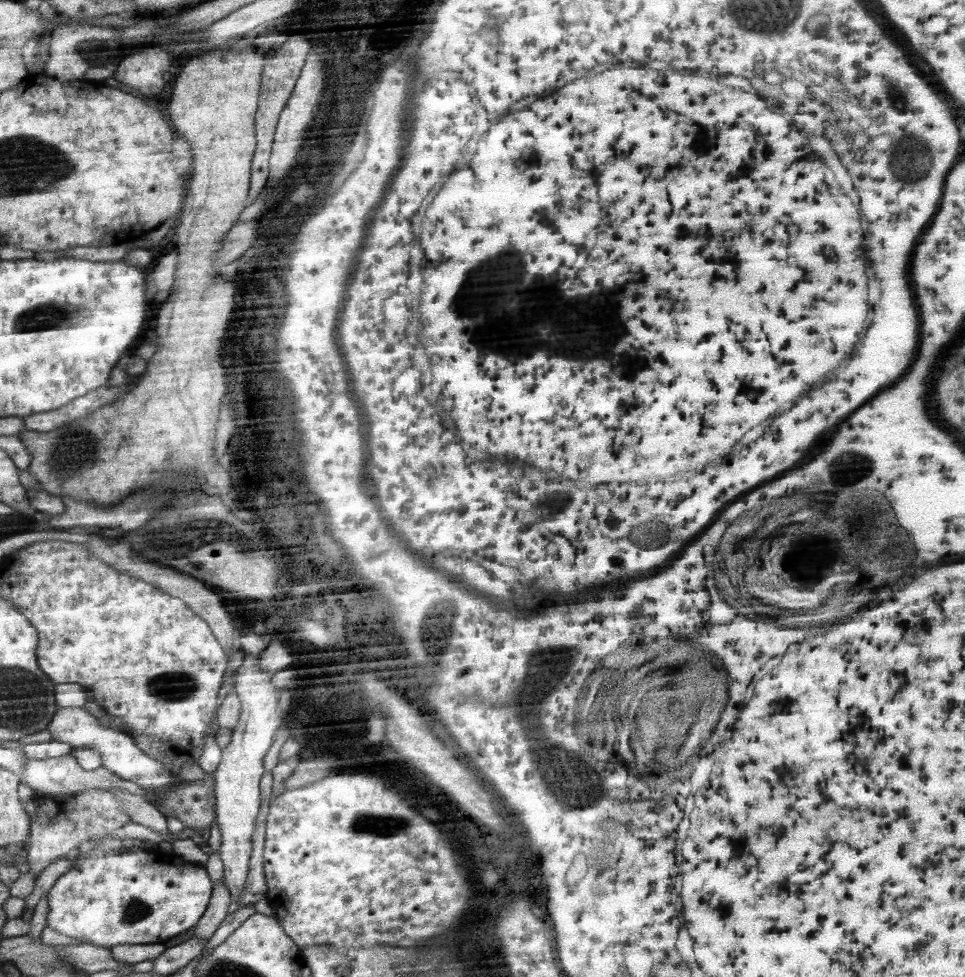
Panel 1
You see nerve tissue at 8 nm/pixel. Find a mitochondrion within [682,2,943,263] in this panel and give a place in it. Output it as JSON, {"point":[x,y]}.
{"point":[909,159]}

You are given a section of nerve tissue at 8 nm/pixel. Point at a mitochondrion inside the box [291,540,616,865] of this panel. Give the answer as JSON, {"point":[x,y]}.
{"point":[365,824]}

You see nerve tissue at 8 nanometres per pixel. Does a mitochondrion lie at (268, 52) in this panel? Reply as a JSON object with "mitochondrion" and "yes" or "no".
{"mitochondrion":"no"}

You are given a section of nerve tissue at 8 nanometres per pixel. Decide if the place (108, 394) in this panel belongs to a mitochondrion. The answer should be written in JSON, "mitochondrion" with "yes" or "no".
{"mitochondrion":"no"}

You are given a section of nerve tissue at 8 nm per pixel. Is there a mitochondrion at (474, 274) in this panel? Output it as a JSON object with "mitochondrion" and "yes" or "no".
{"mitochondrion":"yes"}

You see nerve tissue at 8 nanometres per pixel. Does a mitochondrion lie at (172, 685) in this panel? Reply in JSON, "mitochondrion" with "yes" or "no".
{"mitochondrion":"yes"}

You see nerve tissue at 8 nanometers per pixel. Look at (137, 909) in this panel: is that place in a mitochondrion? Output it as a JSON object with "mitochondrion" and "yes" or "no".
{"mitochondrion":"yes"}

